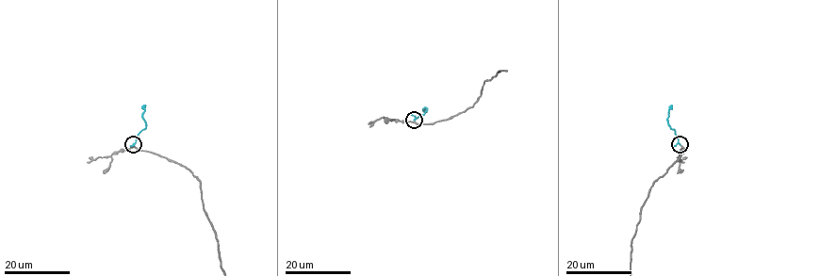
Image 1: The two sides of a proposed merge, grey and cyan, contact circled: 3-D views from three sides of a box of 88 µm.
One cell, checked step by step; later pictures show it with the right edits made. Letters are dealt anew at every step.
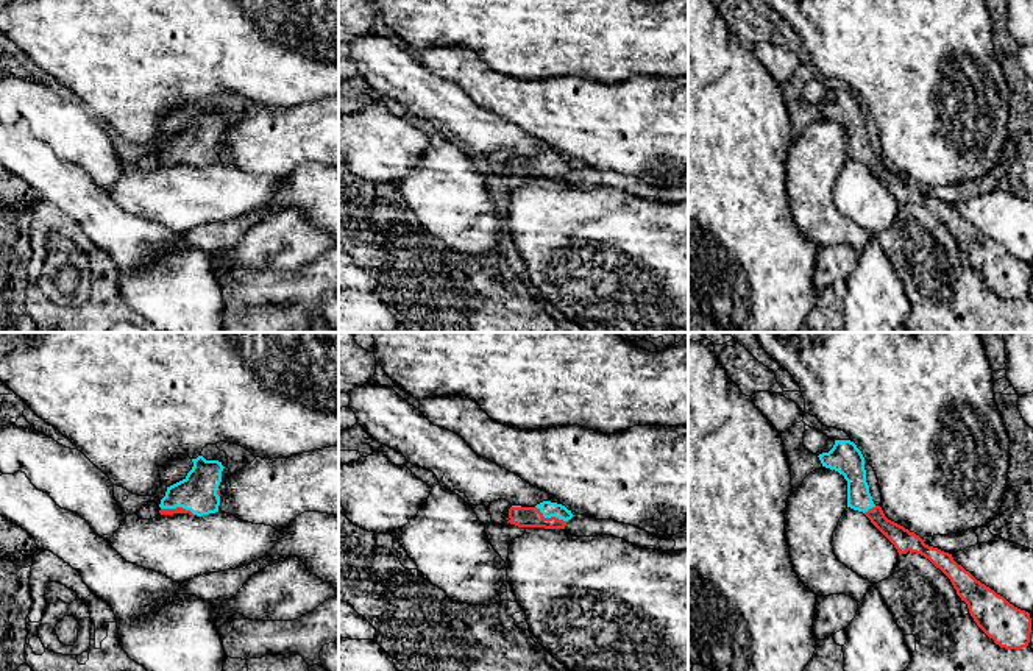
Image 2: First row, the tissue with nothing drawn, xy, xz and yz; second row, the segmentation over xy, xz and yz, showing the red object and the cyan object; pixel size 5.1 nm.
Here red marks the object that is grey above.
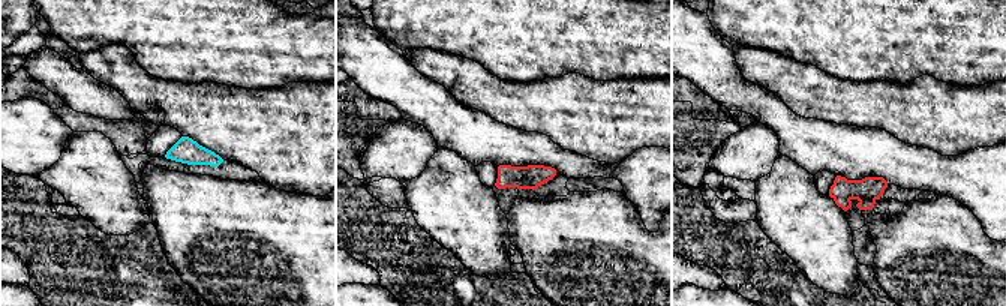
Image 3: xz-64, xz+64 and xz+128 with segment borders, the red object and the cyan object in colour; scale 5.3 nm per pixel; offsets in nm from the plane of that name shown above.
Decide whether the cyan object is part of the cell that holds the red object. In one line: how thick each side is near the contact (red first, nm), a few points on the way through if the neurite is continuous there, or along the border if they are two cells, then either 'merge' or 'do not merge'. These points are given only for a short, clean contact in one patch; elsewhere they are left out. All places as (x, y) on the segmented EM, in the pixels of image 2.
110 nm thick on the red side, 80 nm on the other; runs through xz (523, 517), (551, 517), (550, 509); merge

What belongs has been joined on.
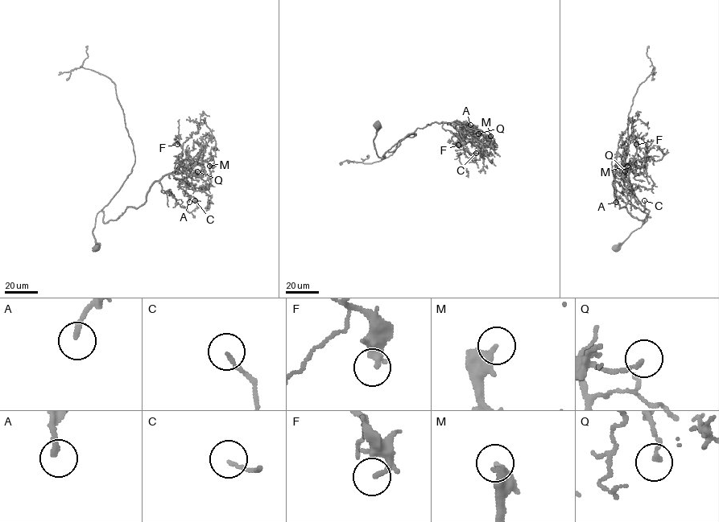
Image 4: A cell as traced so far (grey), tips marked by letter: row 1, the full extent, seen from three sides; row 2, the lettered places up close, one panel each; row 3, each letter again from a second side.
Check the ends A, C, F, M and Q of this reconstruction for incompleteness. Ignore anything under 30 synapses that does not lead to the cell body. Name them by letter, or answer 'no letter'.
no letter

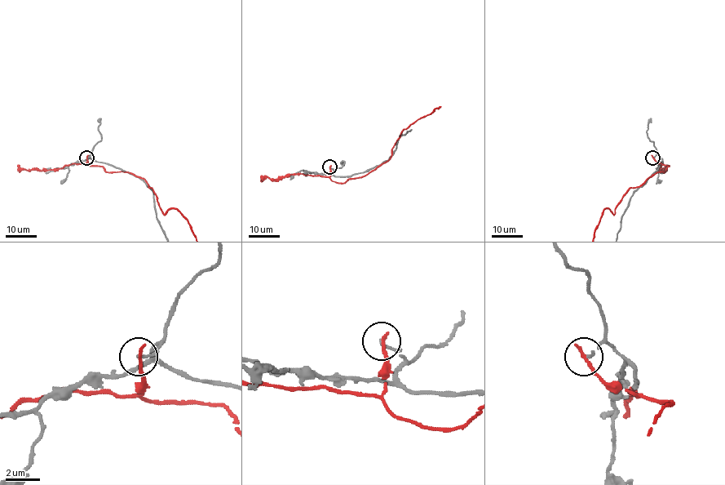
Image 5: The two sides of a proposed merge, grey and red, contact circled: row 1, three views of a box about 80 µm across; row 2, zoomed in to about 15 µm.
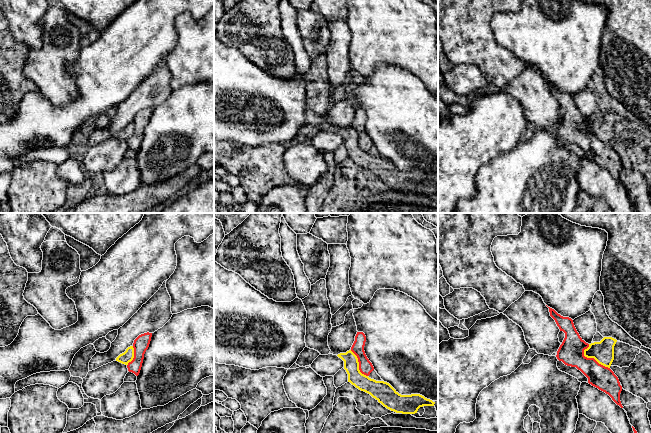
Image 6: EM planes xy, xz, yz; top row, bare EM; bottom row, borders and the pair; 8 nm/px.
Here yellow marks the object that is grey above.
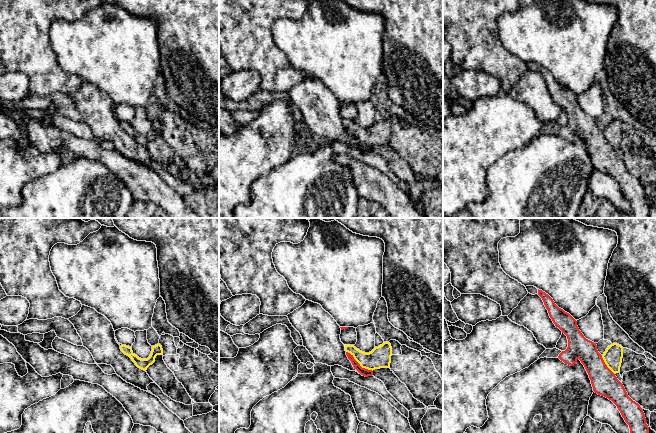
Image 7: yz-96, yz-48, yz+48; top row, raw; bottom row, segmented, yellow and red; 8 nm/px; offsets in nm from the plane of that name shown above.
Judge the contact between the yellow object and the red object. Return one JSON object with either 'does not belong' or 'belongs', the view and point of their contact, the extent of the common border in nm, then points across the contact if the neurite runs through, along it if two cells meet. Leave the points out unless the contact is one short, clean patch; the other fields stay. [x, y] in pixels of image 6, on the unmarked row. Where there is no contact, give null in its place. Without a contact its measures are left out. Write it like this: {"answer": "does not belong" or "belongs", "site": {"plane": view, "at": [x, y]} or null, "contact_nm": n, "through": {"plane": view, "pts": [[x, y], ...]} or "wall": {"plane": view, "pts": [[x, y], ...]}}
{"answer": "does not belong", "site": {"plane": "yz", "at": [591, 133]}, "contact_nm": 260, "wall": {"plane": "yz", "pts": [[588, 120], [584, 131], [593, 133], [609, 144]]}}

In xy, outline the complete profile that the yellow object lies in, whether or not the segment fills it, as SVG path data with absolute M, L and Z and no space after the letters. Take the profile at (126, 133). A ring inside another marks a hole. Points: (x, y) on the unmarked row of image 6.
M130 122L126 125L126 127L122 130L120 130L117 134L116 137L128 141L129 138L131 138L134 134L134 124L133 122Z

